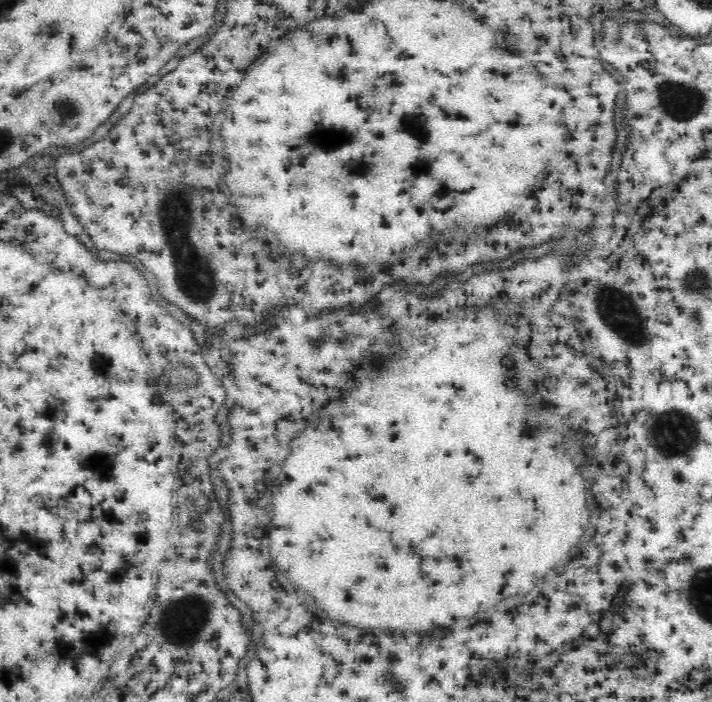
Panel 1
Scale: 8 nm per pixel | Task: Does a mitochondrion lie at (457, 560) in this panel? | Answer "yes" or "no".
no

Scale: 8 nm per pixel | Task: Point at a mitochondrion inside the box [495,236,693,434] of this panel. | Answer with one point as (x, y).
(616, 309)

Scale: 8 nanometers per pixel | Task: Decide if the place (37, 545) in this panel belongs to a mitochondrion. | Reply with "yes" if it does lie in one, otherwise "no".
no

